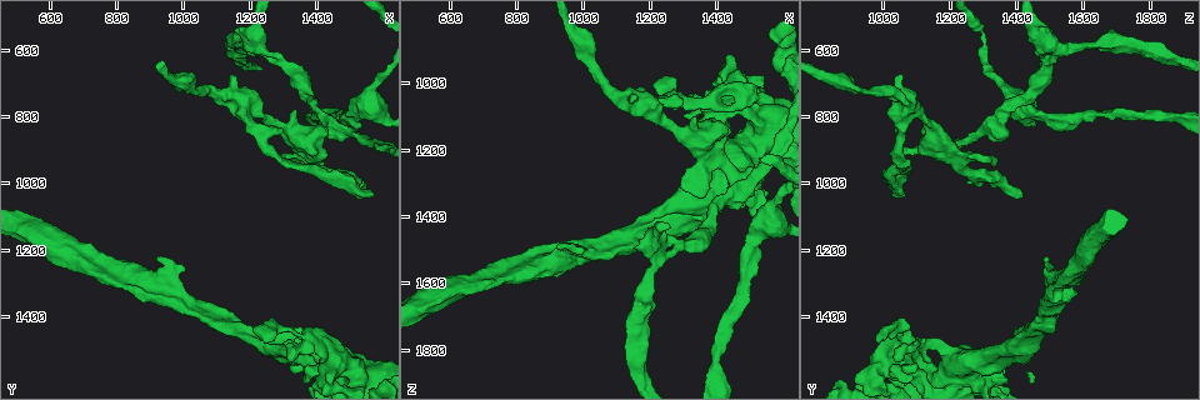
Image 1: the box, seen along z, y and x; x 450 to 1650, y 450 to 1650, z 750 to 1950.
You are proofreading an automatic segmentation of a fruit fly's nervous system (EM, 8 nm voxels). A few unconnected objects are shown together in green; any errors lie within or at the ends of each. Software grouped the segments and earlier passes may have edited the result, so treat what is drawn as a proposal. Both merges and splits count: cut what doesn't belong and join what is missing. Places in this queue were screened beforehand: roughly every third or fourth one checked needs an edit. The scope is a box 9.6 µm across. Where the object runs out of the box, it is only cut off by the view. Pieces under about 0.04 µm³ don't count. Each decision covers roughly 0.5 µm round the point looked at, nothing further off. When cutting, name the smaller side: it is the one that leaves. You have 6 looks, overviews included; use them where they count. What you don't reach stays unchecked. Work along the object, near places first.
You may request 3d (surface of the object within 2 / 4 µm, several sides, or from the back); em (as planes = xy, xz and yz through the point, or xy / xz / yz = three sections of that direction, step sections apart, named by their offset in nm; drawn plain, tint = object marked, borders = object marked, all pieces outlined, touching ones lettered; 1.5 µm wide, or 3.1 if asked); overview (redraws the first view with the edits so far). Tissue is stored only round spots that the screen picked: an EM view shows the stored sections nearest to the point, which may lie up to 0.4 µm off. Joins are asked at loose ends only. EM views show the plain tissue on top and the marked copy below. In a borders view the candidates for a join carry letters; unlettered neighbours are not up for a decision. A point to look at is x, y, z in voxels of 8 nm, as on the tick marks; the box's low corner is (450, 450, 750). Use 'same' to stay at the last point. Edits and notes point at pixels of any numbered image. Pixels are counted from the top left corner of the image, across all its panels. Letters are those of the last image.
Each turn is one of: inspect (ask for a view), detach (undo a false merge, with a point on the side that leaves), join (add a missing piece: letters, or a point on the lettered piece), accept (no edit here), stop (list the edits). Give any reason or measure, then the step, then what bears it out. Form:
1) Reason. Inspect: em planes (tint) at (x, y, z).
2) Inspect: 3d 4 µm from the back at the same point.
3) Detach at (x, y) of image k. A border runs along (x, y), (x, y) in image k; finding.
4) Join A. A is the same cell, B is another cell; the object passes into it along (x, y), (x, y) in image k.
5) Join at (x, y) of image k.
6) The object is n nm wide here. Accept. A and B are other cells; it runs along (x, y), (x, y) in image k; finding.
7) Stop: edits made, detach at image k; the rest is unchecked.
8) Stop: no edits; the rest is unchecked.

Branch stops here. Inspect: em xy step 8 (tint) at (1580, 1040, 1060).

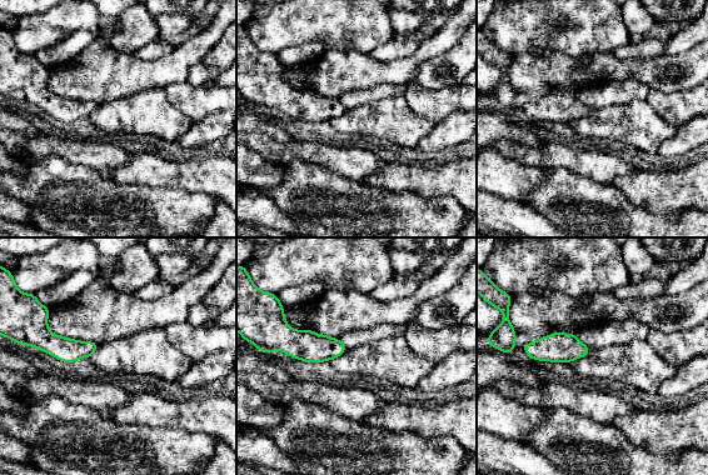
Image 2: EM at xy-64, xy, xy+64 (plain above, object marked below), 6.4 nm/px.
Inspect: em xy step 8 (borders) at the same point.

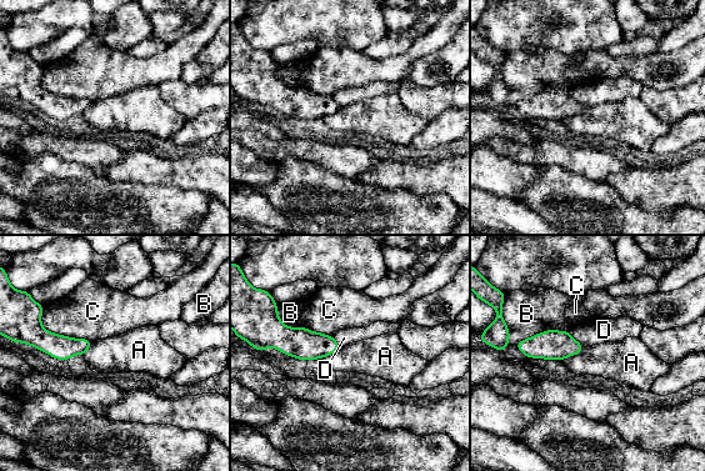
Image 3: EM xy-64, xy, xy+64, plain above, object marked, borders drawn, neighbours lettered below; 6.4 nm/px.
The longest contact is with C, 400 nm. Accept. A, B, C and D are other cells; a border runs along (584, 347), (563, 360) in image 3; no lettered piece goes on from it.

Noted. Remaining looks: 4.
Branch stops here. Inspect: em yz step 4 (borders) at (1520, 1030, 1420).

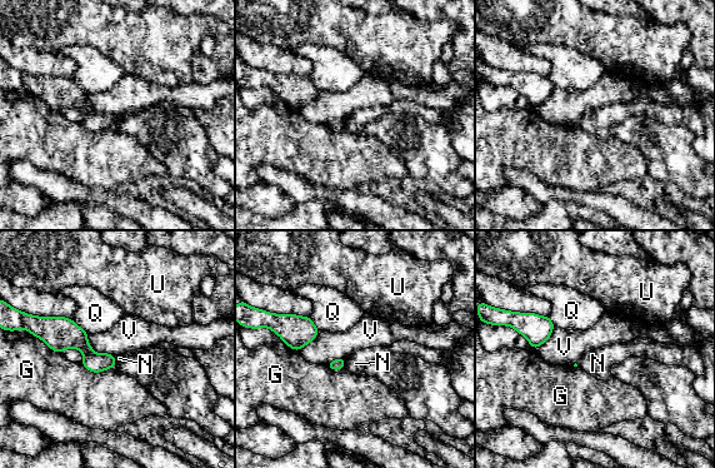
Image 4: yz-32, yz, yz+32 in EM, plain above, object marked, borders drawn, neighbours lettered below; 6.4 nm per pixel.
Accept. G, N, Q, U and V are other cells; a border runs along (86, 335), (95, 352), (114, 356) in image 4; none of them fits.

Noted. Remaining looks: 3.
Touches itself. Inspect: 3d 2 µm at (1320, 1540, 1050).

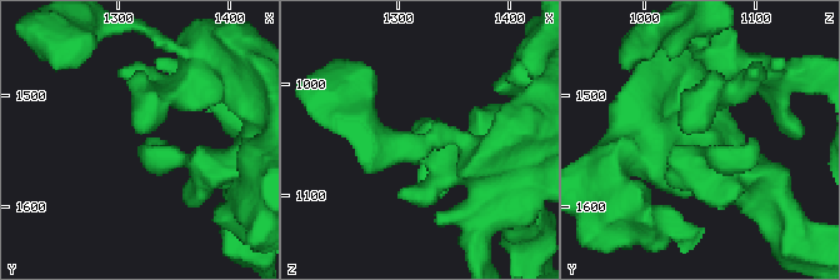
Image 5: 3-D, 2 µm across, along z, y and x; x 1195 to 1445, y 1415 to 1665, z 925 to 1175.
Inspect: em planes (borders) at the same point.

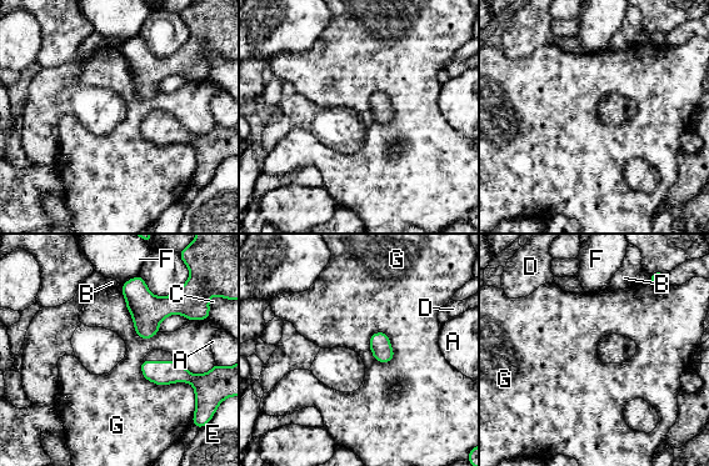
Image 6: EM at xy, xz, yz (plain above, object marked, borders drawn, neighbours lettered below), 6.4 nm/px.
The object is 120 nm wide here. Accept. A, B, C, D, E, F and G are other cells; it runs along (144, 364), (153, 371), (206, 377) in image 6; continuous, no second cell.

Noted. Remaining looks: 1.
Stop: no edits; the rest is unchecked.

